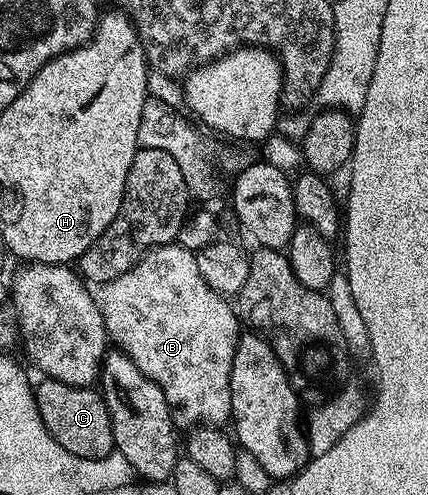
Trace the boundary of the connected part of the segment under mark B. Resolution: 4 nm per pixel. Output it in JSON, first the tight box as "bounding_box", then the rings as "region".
{"bounding_box":[99,244,239,428],"region":[[[184,244],[156,246],[153,250],[146,250],[145,254],[130,270],[123,272],[123,276],[104,283],[100,290],[99,305],[101,315],[105,321],[106,335],[111,339],[112,345],[113,342],[117,345],[114,347],[119,348],[120,353],[126,354],[146,376],[151,380],[155,380],[155,384],[159,384],[169,409],[173,411],[174,423],[178,427],[185,426],[184,428],[192,428],[198,424],[220,427],[222,424],[228,423],[231,418],[231,364],[235,360],[235,348],[239,337],[239,329],[237,330],[237,326],[239,327],[239,315],[226,295],[215,292],[215,288],[211,288],[211,284],[207,284],[207,280],[203,280],[203,275],[199,272],[196,253],[188,250]]]}

